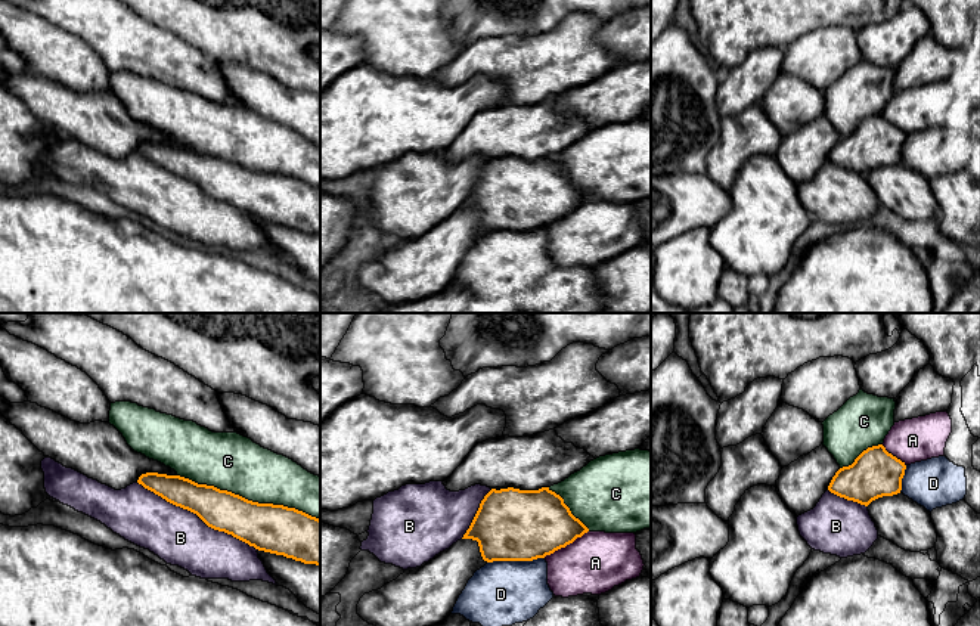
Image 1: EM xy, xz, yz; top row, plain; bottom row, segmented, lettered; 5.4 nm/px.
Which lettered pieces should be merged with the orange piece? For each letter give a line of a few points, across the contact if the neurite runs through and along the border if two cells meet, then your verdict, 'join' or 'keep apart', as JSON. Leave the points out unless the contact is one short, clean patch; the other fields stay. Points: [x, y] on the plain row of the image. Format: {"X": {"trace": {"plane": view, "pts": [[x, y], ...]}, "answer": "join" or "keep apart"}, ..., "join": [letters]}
{"A": {"answer": "keep apart"}, "B": {"answer": "keep apart"}, "C": {"answer": "keep apart"}, "D": {"answer": "keep apart"}, "join": []}

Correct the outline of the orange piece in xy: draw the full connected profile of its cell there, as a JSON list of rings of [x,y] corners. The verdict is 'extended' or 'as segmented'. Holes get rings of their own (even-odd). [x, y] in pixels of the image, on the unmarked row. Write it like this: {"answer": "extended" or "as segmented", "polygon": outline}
{"answer": "as segmented", "polygon": [[[146,142],[137,152],[258,220],[320,235],[320,189],[316,186],[283,174],[252,171],[180,145]]]}

